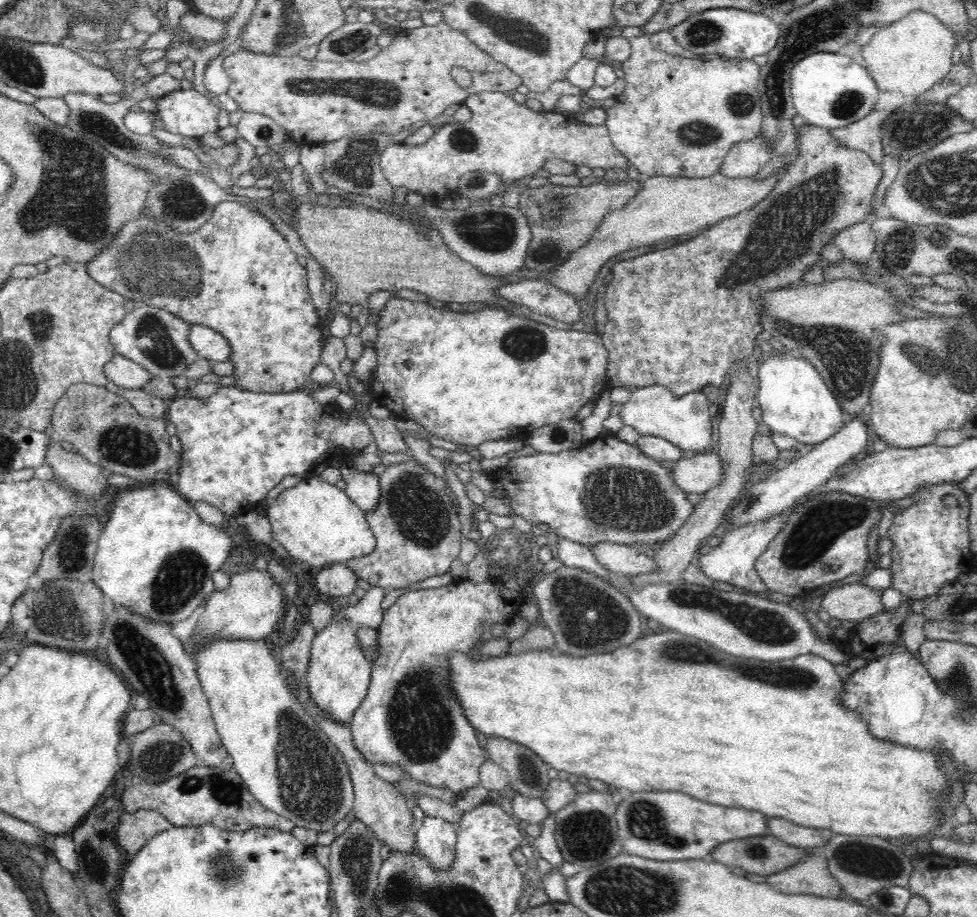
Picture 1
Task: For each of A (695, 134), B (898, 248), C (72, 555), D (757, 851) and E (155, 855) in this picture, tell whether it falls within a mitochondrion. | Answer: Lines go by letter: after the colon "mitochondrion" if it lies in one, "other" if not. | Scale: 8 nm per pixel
A: mitochondrion
B: mitochondrion
C: mitochondrion
D: mitochondrion
E: other

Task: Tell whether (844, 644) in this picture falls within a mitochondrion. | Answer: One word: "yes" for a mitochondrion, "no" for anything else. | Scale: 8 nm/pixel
no

